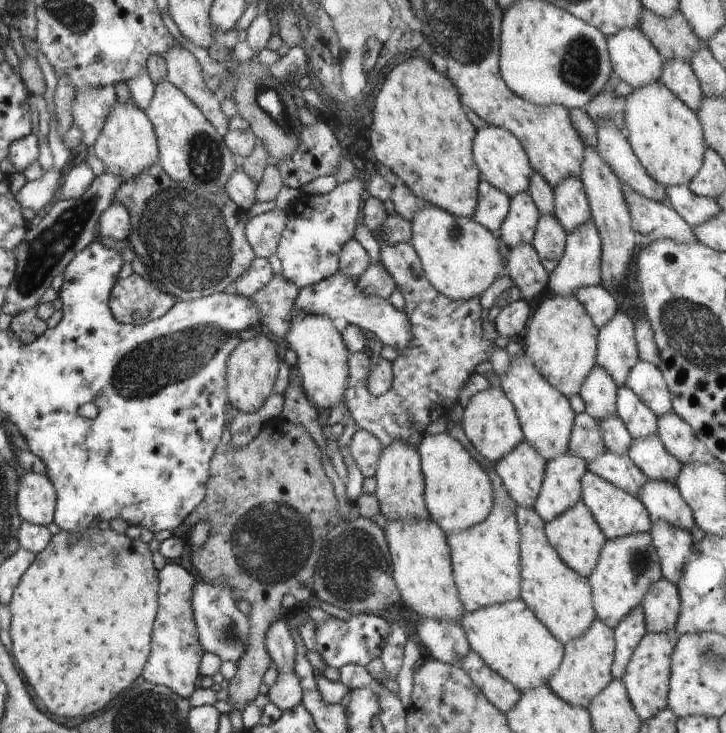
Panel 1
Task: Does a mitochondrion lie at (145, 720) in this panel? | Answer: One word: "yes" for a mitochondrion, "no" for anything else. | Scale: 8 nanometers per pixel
yes

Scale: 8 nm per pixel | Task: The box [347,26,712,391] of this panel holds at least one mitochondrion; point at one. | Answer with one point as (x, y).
(579, 67)

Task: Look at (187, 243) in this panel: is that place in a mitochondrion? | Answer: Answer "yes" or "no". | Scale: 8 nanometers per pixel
yes

